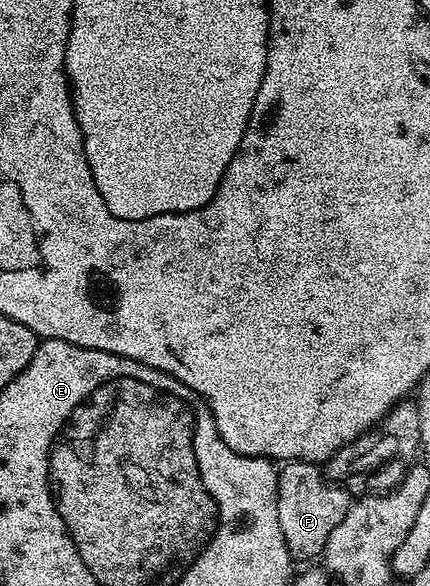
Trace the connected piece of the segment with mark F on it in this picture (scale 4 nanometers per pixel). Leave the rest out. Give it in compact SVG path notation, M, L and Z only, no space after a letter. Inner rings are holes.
M286 461L278 467L280 533L284 533L291 560L317 560L324 545L328 545L328 537L332 537L332 529L344 521L351 505L351 494L343 486L330 482L319 464Z

